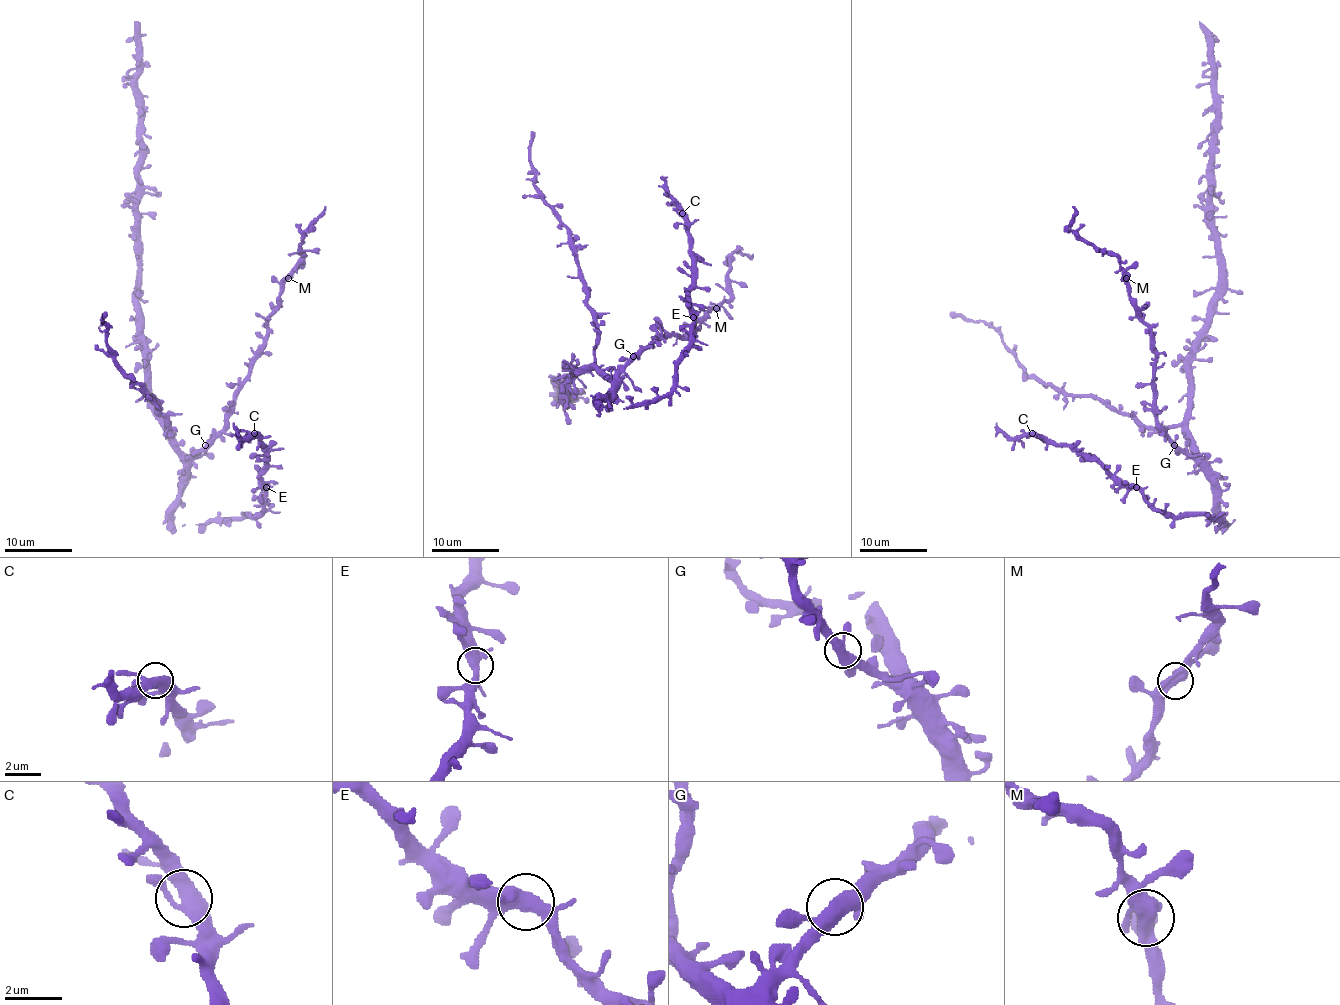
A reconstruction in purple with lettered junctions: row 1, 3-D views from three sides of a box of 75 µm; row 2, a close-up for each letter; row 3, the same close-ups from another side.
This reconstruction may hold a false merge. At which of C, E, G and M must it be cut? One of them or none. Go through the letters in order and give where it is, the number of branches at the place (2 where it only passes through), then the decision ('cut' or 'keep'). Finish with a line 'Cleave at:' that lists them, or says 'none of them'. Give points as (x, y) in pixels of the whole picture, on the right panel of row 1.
C: (1032, 433) | 3 | keep
E: (1136, 487) | 3 | keep
G: (1174, 445) | 3 | keep
M: (1126, 278) | 3 | keep
Cleave at: none of them

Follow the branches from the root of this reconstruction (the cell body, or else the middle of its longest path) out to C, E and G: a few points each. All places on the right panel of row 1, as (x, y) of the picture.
C: (1193, 440), (1228, 527), (1210, 515), (1168, 515), (1096, 460), (1032, 433)
E: (1193, 440), (1201, 470), (1211, 484), (1213, 504), (1228, 527), (1221, 519), (1210, 515), (1168, 515), (1136, 487)
G: (1193, 440), (1195, 455), (1186, 455), (1174, 445)

